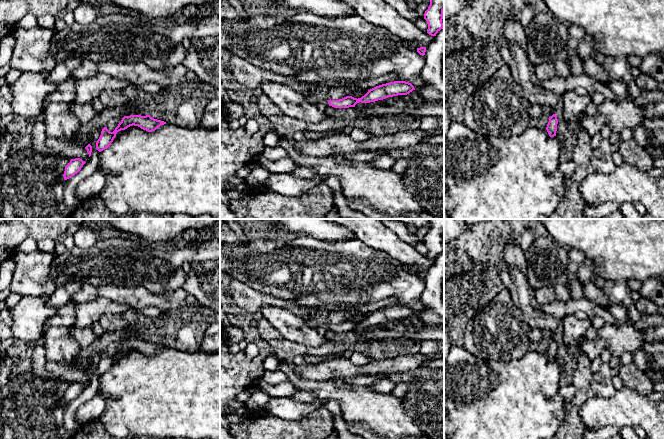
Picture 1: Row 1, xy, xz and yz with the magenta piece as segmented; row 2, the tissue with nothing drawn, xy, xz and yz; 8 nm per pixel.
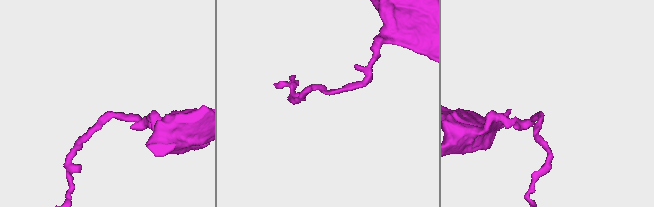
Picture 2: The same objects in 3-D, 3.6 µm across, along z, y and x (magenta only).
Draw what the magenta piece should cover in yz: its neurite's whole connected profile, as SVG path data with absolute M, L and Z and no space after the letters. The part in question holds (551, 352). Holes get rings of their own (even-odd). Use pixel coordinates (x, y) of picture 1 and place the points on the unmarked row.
M553 338L551 341L549 341L549 346L546 351L546 354L550 361L556 360L557 348L558 348L557 340L556 338Z

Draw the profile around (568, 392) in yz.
M570 384L568 386L560 387L559 393L566 403L566 402L570 401L575 396L576 388L573 384Z

